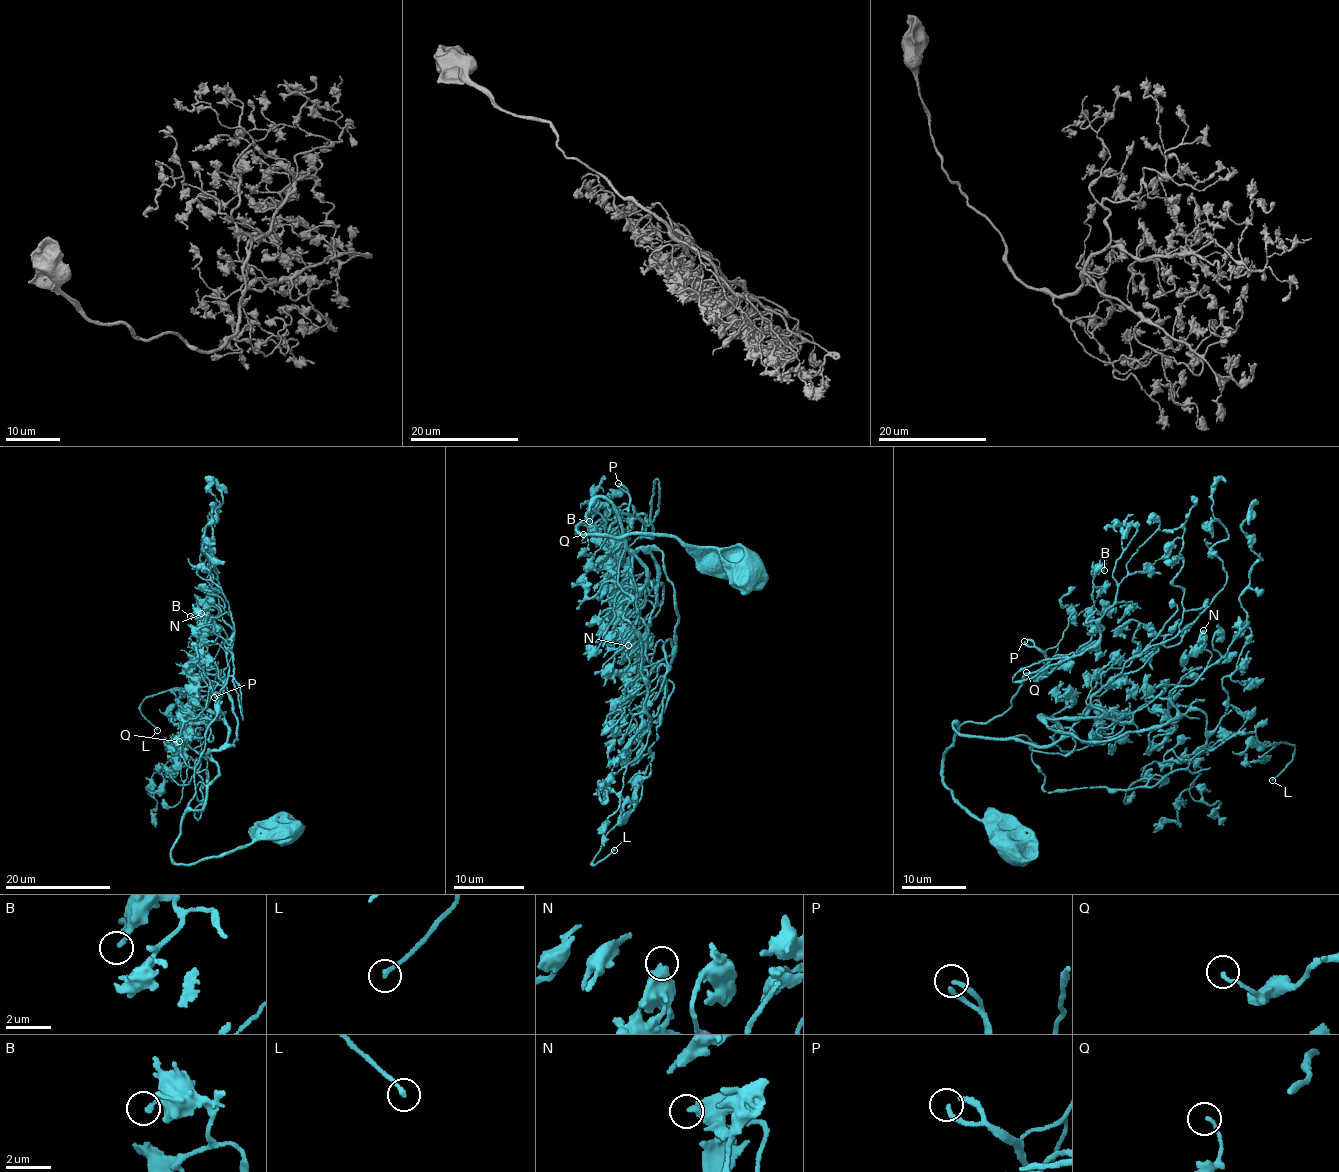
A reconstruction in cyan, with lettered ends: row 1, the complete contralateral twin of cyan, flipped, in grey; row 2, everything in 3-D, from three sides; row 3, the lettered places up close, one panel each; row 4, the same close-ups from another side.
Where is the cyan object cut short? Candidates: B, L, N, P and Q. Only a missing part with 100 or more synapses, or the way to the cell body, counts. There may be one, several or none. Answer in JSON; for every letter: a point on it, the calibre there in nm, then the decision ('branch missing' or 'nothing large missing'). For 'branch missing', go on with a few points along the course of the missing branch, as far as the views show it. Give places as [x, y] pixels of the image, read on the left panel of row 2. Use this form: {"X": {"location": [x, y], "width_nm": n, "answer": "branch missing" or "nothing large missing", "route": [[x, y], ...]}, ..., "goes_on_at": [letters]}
{"B": {"location": [190, 616], "width_nm": 180, "answer": "nothing large missing"}, "L": {"location": [157, 730], "width_nm": 180, "answer": "nothing large missing"}, "N": {"location": [201, 613], "width_nm": 440, "answer": "nothing large missing"}, "P": {"location": [214, 697], "width_nm": 200, "answer": "nothing large missing"}, "Q": {"location": [179, 741], "width_nm": 140, "answer": "nothing large missing"}, "goes_on_at": []}

